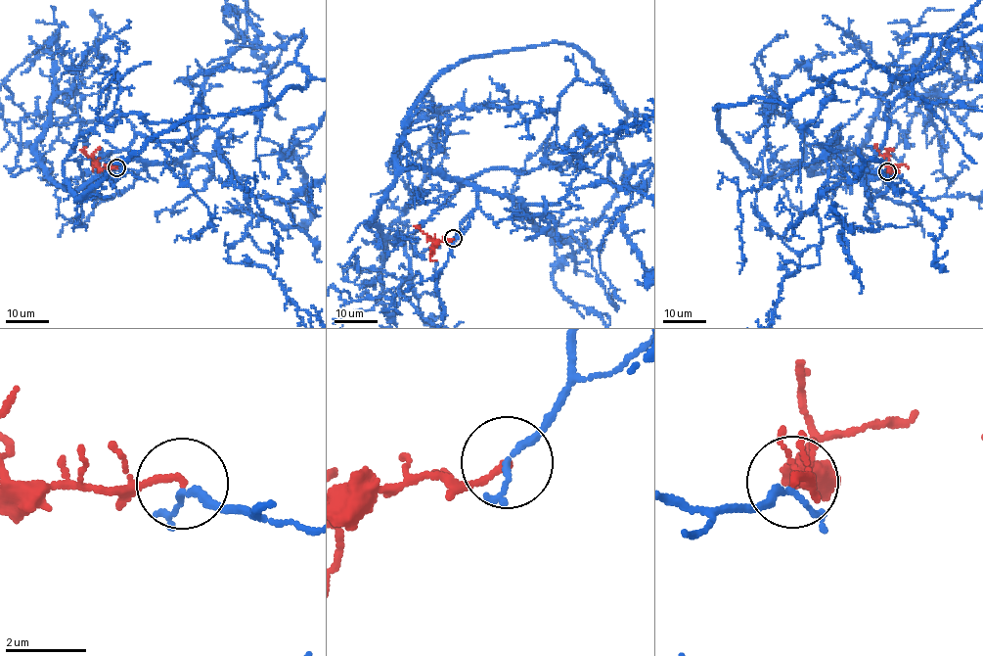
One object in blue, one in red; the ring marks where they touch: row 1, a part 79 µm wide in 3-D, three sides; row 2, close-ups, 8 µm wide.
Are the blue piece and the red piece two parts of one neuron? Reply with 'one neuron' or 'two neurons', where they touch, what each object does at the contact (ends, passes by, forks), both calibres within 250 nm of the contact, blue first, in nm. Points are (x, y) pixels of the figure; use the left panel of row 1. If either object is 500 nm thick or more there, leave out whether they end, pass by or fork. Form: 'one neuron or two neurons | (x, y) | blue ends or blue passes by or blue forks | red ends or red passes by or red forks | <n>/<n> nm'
one neuron | (116, 167) | blue passes by | red ends | 130/150 nm

